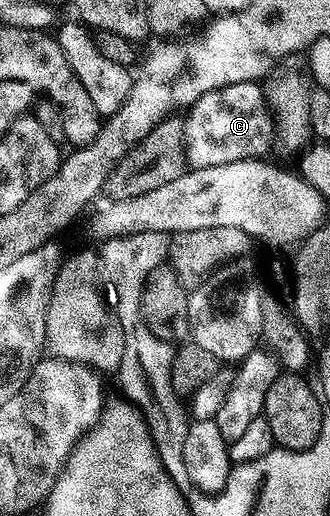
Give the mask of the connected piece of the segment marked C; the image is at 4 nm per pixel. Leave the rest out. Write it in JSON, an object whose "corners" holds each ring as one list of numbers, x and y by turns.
{"corners":[[238,82,230,86,222,86,218,90,210,90,210,94,202,94,198,102,187,109,184,122,184,158,188,168,205,168,206,166,226,166,226,162,254,160,267,157,268,147,274,144,274,125,272,113,268,110,268,100,264,89,256,82]]}

